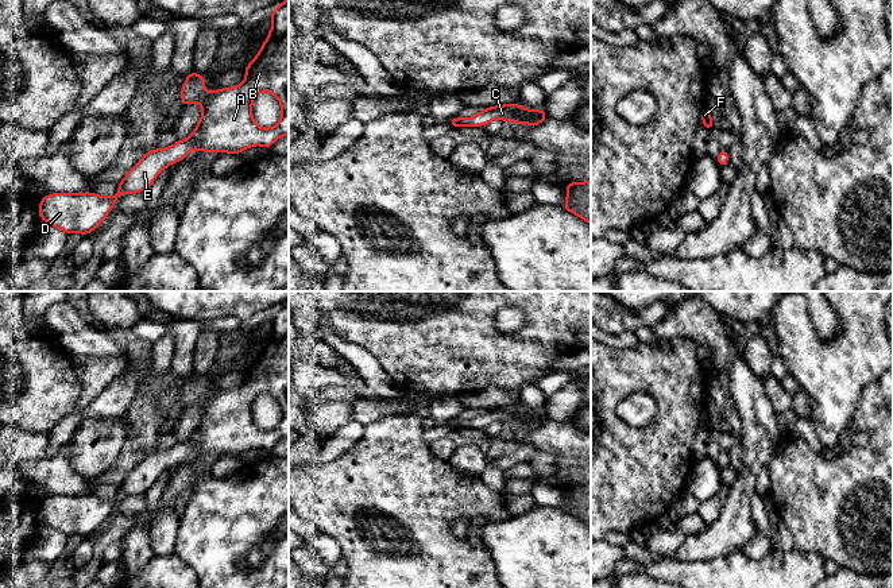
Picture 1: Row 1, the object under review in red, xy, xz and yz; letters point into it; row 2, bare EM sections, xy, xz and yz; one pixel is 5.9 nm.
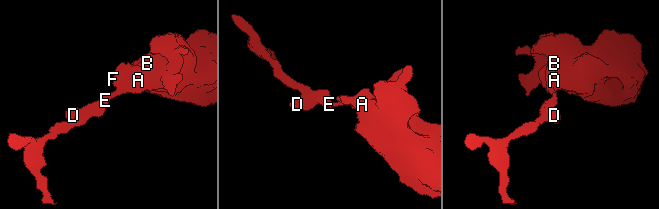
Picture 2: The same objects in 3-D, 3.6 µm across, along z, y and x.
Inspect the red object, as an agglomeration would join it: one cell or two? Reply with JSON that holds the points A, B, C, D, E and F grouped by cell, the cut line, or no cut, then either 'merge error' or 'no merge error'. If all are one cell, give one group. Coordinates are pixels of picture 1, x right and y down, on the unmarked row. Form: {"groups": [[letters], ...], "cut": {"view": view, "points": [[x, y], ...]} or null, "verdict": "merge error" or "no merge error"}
{"groups": [["A", "B", "C", "D", "E", "F"]], "cut": null, "verdict": "no merge error"}

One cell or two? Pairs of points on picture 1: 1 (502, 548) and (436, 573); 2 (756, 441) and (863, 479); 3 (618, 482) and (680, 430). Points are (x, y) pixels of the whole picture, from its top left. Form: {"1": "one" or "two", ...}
{"1": "two", "2": "two", "3": "one"}

